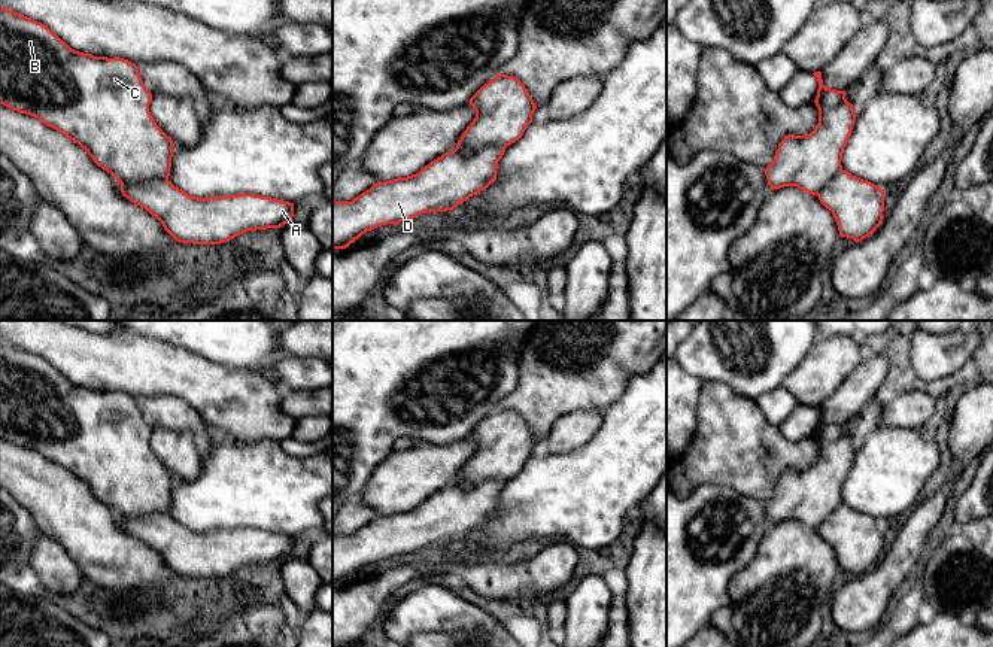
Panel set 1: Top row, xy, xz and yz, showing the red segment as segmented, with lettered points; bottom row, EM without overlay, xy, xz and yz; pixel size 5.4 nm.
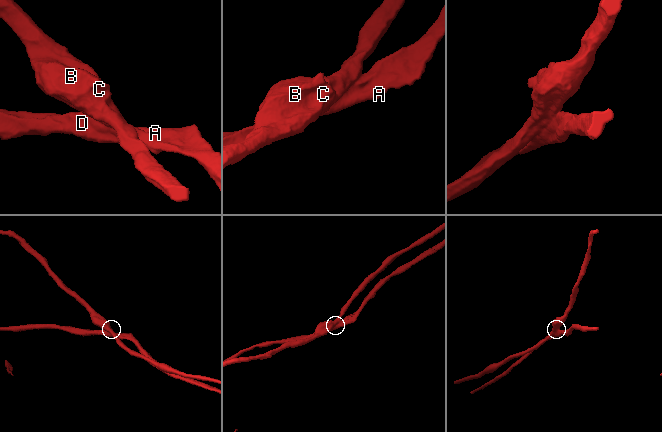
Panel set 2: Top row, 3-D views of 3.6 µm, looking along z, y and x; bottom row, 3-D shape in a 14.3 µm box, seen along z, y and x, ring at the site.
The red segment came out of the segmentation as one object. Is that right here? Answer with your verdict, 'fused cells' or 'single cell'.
fused cells

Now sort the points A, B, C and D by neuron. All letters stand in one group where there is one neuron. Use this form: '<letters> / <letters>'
A D / B C

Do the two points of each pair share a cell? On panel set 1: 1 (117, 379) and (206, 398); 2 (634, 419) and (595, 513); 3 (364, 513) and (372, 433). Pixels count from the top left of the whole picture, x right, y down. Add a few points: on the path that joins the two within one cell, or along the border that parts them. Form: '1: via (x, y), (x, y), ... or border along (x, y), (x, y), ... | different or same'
1: via (139, 379), (184, 379) | same
2: via (634, 443), (625, 459), (595, 489) | same
3: border along (357, 495), (348, 501) | different

